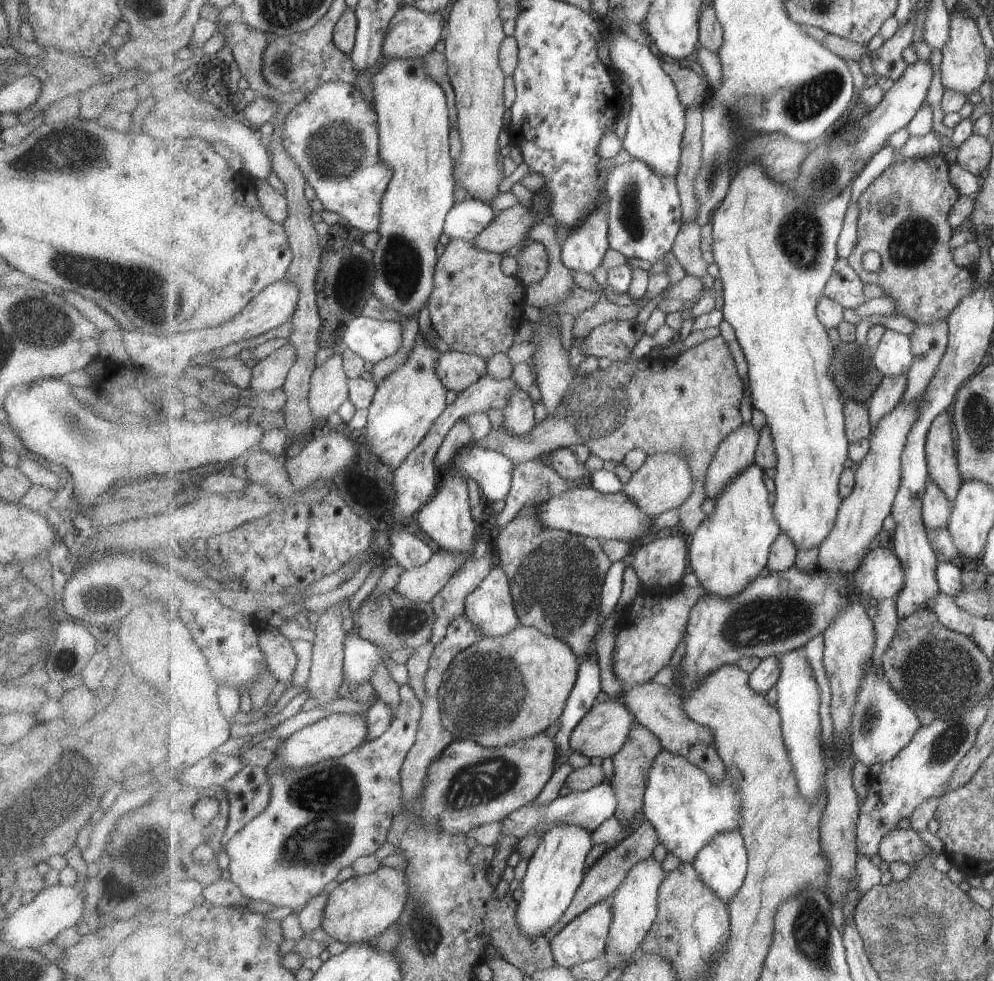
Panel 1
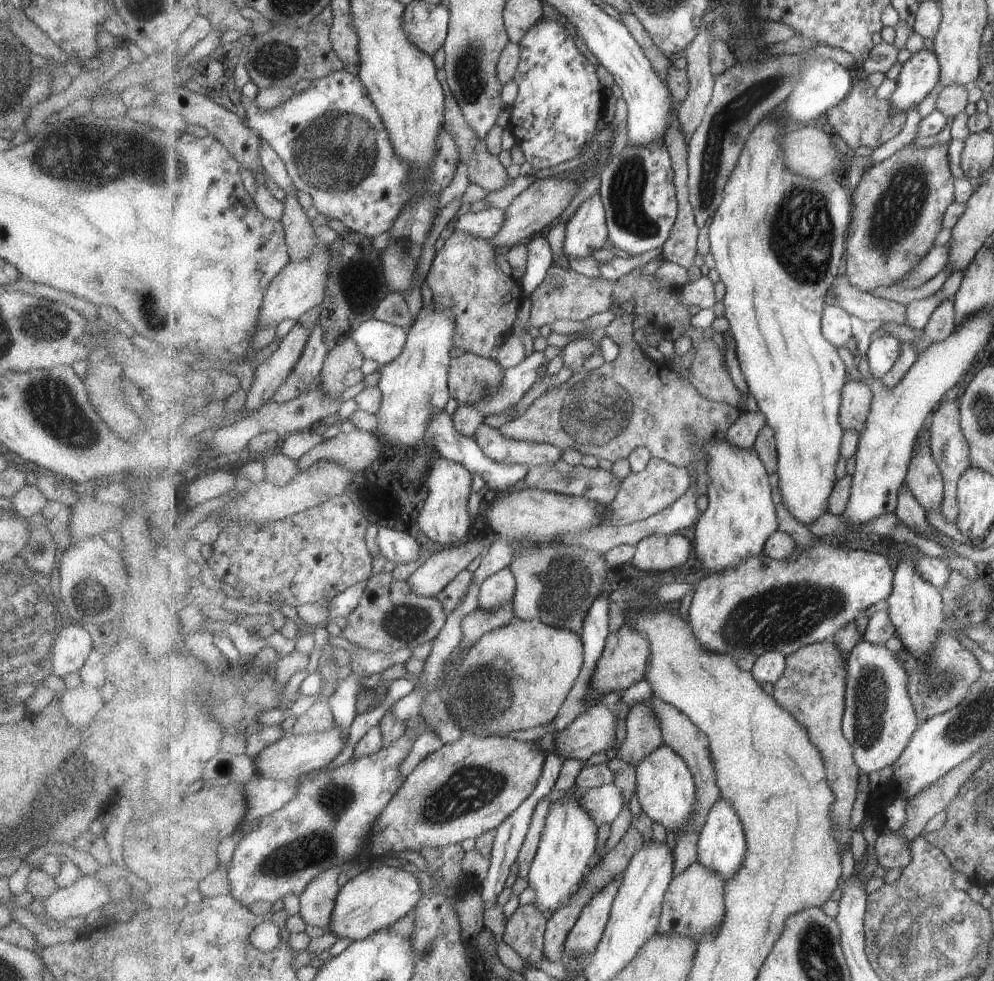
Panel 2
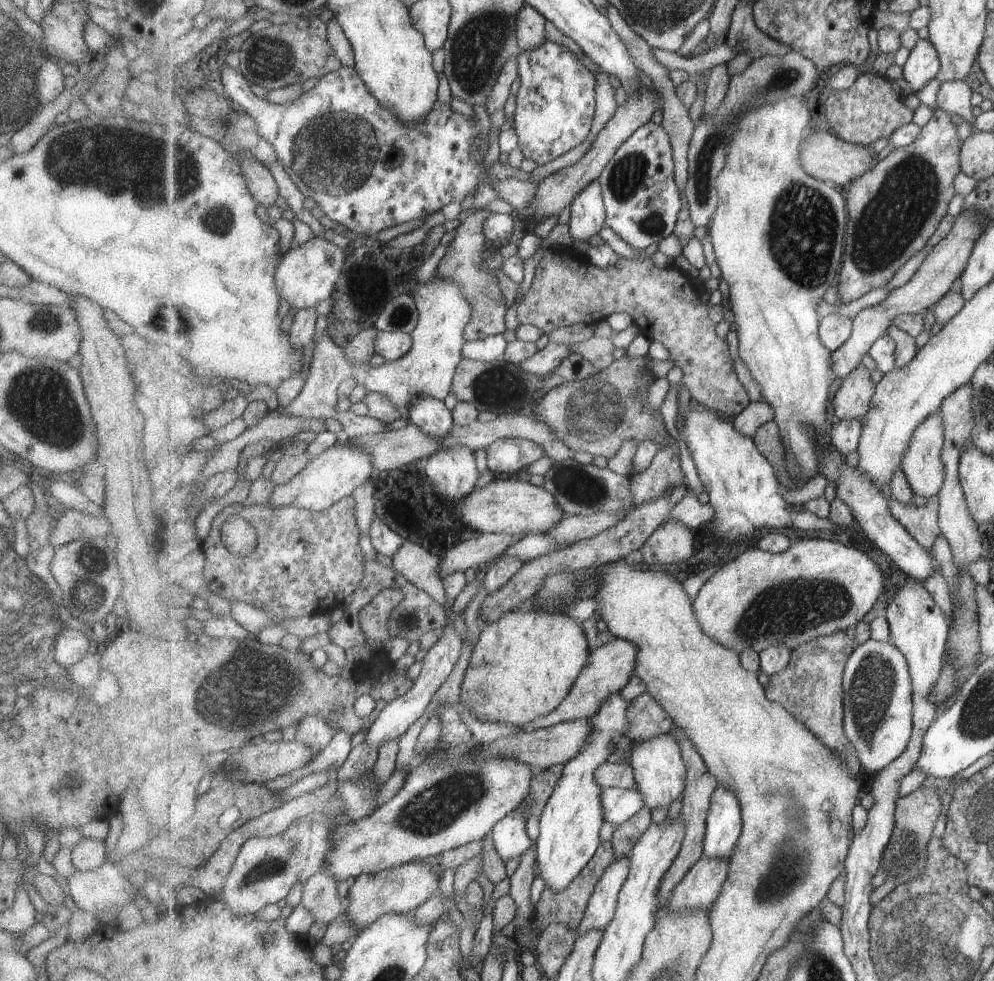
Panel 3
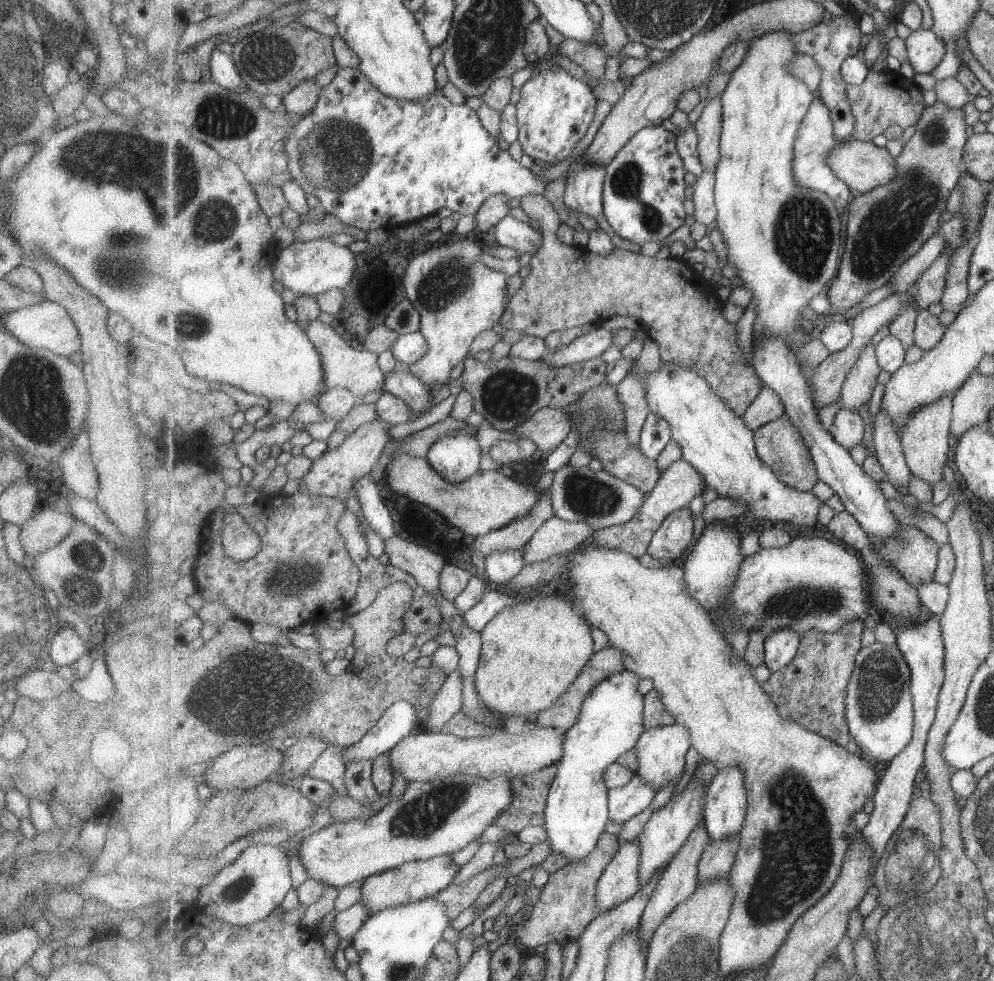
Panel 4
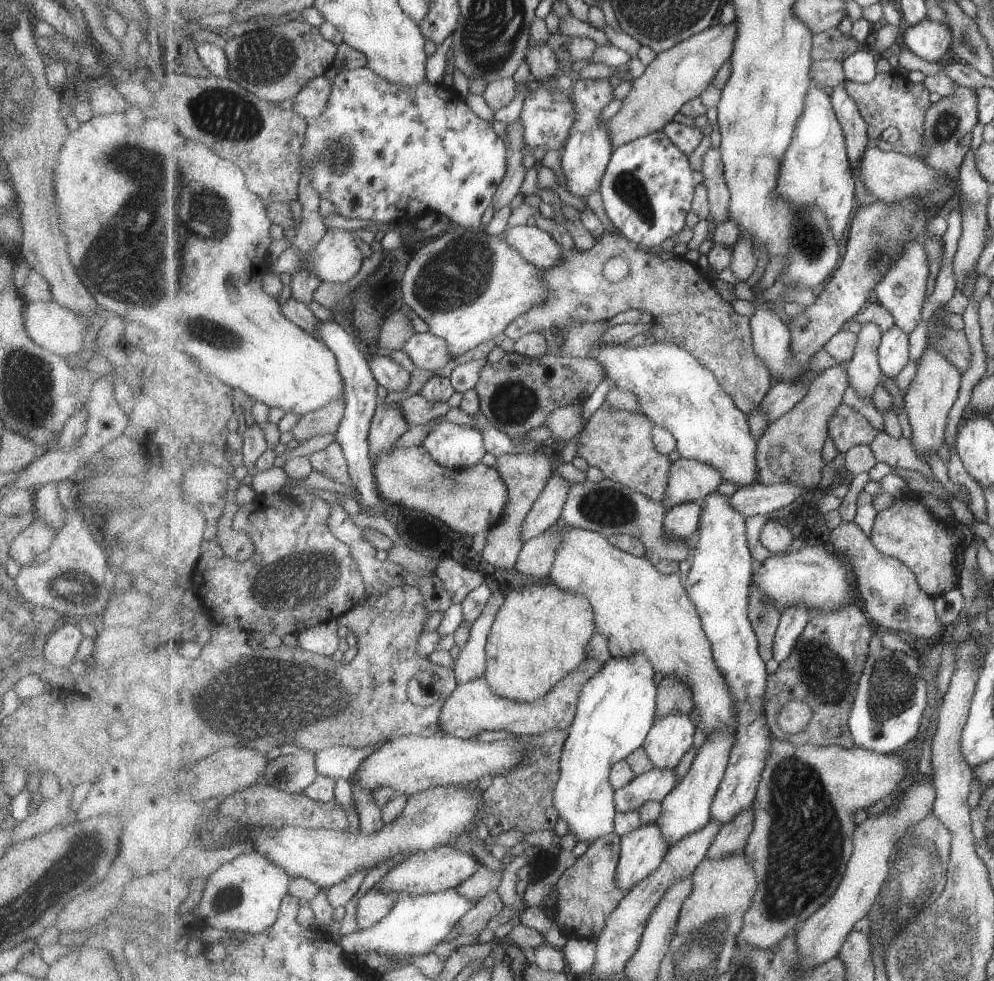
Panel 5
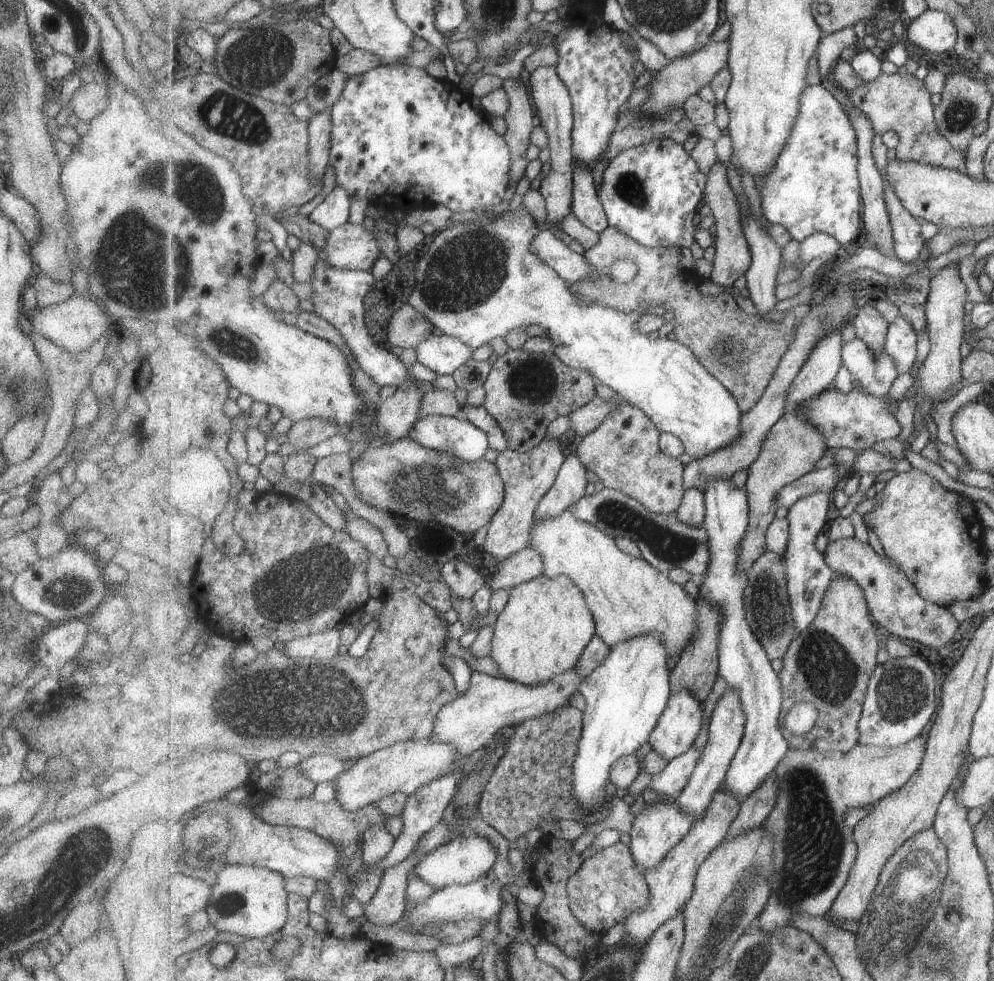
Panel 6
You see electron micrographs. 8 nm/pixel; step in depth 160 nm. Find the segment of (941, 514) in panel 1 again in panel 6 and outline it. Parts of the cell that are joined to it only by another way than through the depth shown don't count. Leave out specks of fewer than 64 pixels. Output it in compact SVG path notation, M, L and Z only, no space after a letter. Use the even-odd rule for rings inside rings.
M958 262L949 263L936 272L930 281L930 293L926 304L928 318L928 333L931 341L931 352L922 362L922 367L915 374L919 388L918 394L927 394L933 400L933 405L947 400L959 392L963 382L963 361L961 346L965 338L965 306L967 306L967 286L959 276Z

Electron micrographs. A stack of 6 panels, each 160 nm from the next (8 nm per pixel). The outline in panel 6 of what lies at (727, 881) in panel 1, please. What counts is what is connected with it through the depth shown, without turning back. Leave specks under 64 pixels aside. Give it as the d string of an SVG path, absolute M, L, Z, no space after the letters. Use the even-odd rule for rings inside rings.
M731 477L714 478L704 490L707 500L705 528L710 538L712 559L708 573L699 586L698 596L715 603L724 614L719 635L719 674L728 687L739 690L746 714L746 732L728 770L725 787L740 799L745 799L776 772L791 750L787 738L781 732L781 710L785 694L780 673L777 674L771 666L770 655L754 630L751 630L746 615L745 594L749 579L739 568L741 559L738 549L750 528L750 503L746 490L737 488Z

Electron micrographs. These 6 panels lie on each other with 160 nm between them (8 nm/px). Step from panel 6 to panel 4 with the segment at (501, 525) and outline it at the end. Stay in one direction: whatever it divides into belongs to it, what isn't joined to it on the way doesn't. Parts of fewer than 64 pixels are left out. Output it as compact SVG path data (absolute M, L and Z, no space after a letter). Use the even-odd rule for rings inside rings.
M510 550L491 553L486 557L484 574L488 577L490 585L500 582L510 582L526 565L524 550Z

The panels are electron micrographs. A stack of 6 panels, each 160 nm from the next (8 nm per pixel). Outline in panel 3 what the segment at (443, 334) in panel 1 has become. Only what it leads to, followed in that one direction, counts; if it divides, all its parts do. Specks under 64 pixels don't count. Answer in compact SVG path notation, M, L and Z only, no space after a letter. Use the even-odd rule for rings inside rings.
M478 209L469 214L464 222L458 226L455 239L437 268L437 275L458 282L462 286L462 291L474 306L471 322L466 328L468 341L481 340L507 330L505 314L507 314L508 308L505 306L505 298L501 294L499 282L493 274L490 274L489 269L481 270L481 261L485 260L487 256L485 244L487 244L488 238L484 231L484 224L490 214L491 212L487 209Z

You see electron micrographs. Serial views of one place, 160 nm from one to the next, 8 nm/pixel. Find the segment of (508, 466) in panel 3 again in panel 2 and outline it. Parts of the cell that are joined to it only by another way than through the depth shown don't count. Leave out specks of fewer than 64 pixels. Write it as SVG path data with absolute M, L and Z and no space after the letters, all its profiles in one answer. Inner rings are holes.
M485 422L477 429L475 438L489 458L507 466L520 464L534 467L538 464L553 464L562 459L563 450L558 446L507 438L500 429Z

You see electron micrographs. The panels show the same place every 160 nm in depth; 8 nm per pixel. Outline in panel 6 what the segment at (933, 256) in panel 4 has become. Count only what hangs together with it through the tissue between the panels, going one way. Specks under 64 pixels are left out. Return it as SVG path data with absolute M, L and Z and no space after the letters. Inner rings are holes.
M885 176L884 180L886 182L886 203L894 230L895 257L902 262L917 263L915 258L921 254L923 244L925 244L921 223L916 216L907 210L901 197Z

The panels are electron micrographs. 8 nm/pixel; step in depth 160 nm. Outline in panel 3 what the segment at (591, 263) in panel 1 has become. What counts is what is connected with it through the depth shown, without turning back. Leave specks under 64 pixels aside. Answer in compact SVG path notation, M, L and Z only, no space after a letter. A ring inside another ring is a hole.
M599 179L585 187L569 206L568 219L574 239L589 240L606 225L606 202Z

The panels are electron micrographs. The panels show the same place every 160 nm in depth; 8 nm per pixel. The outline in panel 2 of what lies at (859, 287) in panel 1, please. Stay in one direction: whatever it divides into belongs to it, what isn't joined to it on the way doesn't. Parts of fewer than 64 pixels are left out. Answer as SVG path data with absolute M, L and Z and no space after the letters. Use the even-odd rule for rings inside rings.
M847 274L836 278L829 294L836 296L835 299L839 306L865 322L882 320L883 322L906 324L908 305L879 299L872 292L864 293L851 284Z

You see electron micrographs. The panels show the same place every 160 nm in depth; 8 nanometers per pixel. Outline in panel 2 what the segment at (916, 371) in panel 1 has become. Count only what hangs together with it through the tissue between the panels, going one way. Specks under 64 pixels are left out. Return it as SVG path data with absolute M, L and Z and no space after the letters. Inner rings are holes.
M954 299L943 301L924 328L921 340L913 342L918 348L918 353L921 354L927 347L933 345L934 342L949 338L956 325L956 304Z

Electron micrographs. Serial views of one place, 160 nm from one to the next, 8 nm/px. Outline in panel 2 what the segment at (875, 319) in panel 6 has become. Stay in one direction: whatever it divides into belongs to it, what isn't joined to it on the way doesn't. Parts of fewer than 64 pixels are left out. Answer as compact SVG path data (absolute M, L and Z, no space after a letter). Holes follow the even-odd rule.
M849 379L842 390L840 420L845 431L866 428L874 402L874 393L865 381Z

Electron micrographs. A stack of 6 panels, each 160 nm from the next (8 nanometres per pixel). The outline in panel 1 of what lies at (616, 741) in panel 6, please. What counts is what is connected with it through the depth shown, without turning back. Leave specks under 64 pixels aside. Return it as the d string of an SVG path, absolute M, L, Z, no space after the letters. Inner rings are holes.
M555 825L550 828L550 831L543 834L541 844L529 859L525 878L521 881L523 896L519 901L518 923L526 935L530 937L547 935L548 930L553 925L556 925L566 913L566 910L570 908L570 904L574 901L575 895L578 893L579 887L586 876L588 869L587 857L593 850L594 844L593 833L577 825Z

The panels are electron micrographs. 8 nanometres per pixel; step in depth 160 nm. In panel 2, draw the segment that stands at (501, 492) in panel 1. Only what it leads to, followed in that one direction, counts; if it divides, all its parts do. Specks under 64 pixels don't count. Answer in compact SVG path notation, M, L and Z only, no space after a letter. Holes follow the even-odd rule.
M439 411L434 414L434 418L430 418L430 425L427 427L424 442L432 443L432 446L436 449L437 456L445 457L467 466L473 474L477 474L485 480L485 489L487 490L494 489L496 492L513 490L519 480L526 480L531 468L530 465L516 464L507 466L505 463L489 458L475 438L466 437L456 429L453 420L454 415L447 411Z

